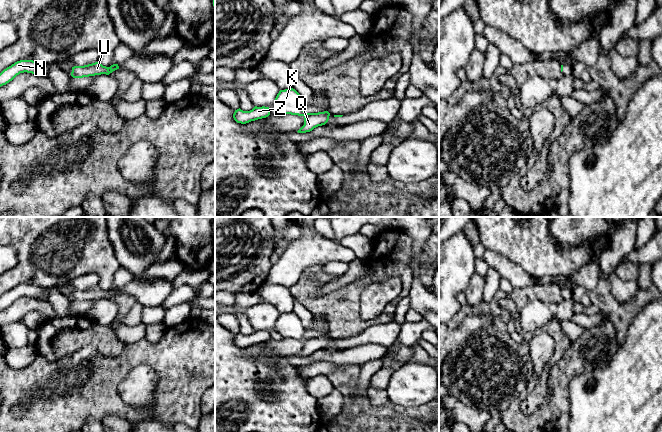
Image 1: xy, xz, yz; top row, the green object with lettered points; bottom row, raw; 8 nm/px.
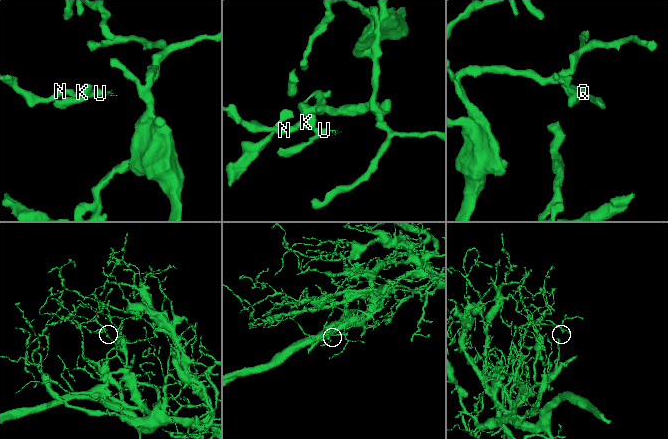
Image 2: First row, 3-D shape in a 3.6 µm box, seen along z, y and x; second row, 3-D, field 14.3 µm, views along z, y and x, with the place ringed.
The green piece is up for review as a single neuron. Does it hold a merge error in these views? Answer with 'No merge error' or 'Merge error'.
No merge error

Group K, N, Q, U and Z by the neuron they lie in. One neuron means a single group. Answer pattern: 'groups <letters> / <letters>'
groups K N Q U Z

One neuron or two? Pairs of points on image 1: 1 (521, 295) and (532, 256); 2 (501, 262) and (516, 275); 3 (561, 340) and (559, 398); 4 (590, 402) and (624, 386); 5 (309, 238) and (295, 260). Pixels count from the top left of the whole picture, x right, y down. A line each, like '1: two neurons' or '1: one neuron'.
1: two neurons
2: one neuron
3: two neurons
4: one neuron
5: one neuron

